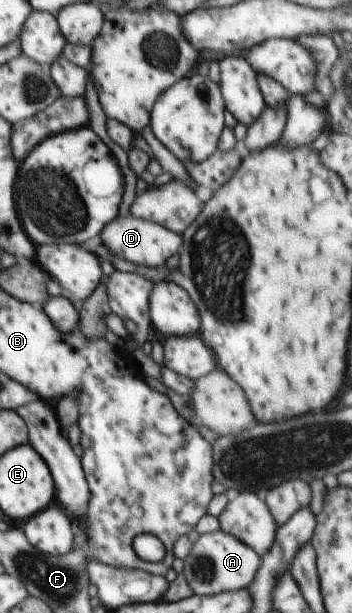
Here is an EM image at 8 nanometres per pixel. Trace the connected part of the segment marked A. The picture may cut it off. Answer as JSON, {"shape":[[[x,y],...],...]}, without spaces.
{"shape":[[[217,528],[215,532],[201,533],[189,556],[183,561],[185,573],[182,574],[194,589],[194,593],[206,596],[247,589],[254,580],[262,559],[246,543]]]}

